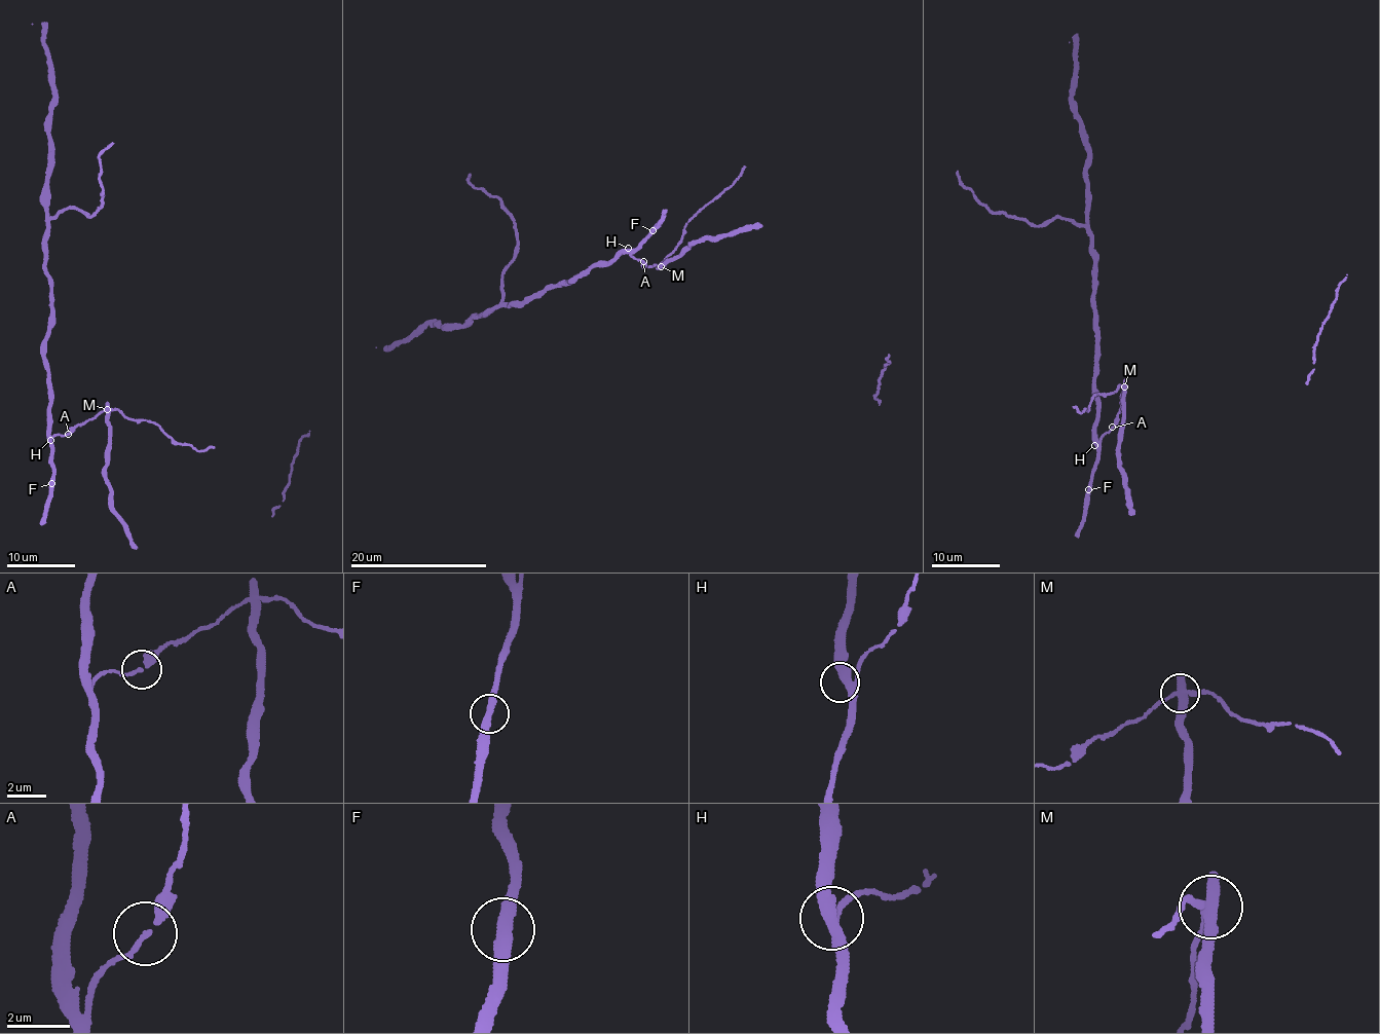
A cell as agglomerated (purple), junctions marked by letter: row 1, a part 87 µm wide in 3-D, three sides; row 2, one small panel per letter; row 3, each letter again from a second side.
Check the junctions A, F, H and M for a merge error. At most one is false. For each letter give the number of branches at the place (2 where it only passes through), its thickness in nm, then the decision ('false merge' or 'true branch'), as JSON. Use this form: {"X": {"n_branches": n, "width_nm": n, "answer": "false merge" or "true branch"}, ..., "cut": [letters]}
{"A": {"n_branches": 2, "width_nm": 190, "answer": "true branch"}, "F": {"n_branches": 2, "width_nm": 360, "answer": "true branch"}, "H": {"n_branches": 3, "width_nm": 360, "answer": "true branch"}, "M": {"n_branches": 3, "width_nm": 320, "answer": "false merge"}, "cut": ["M"]}

